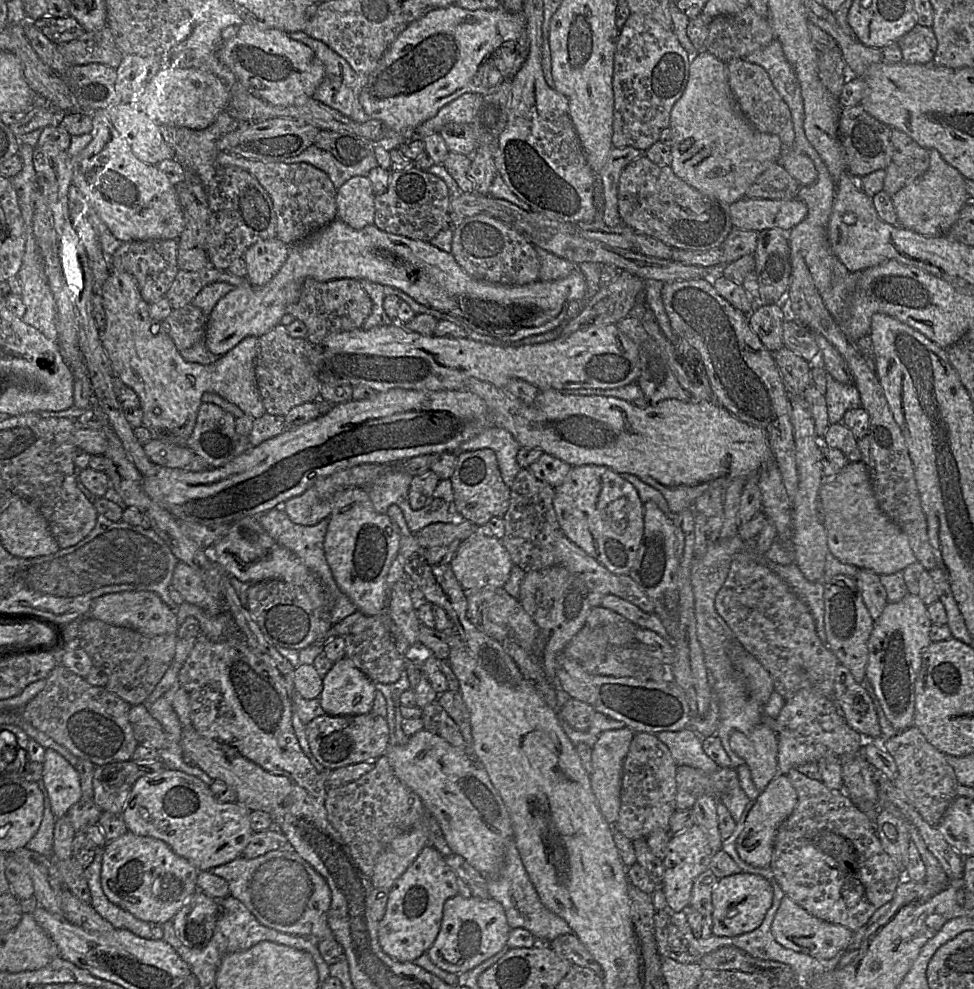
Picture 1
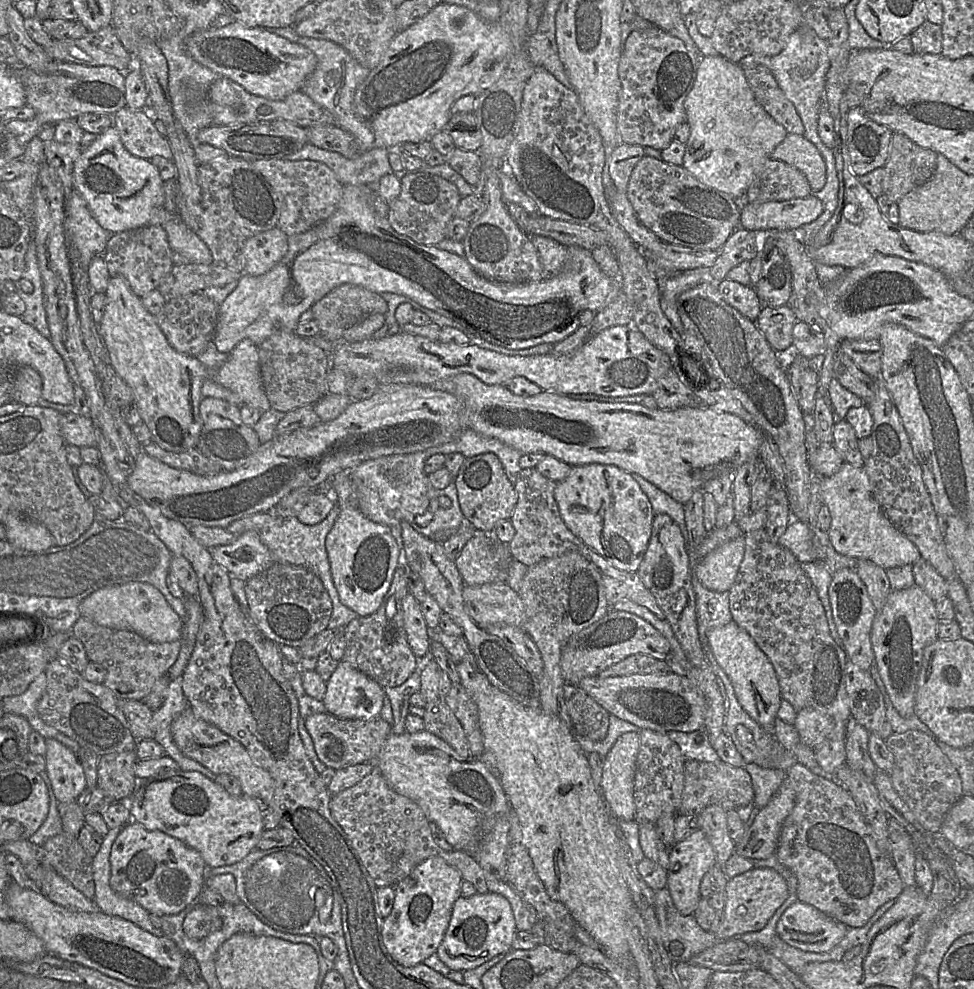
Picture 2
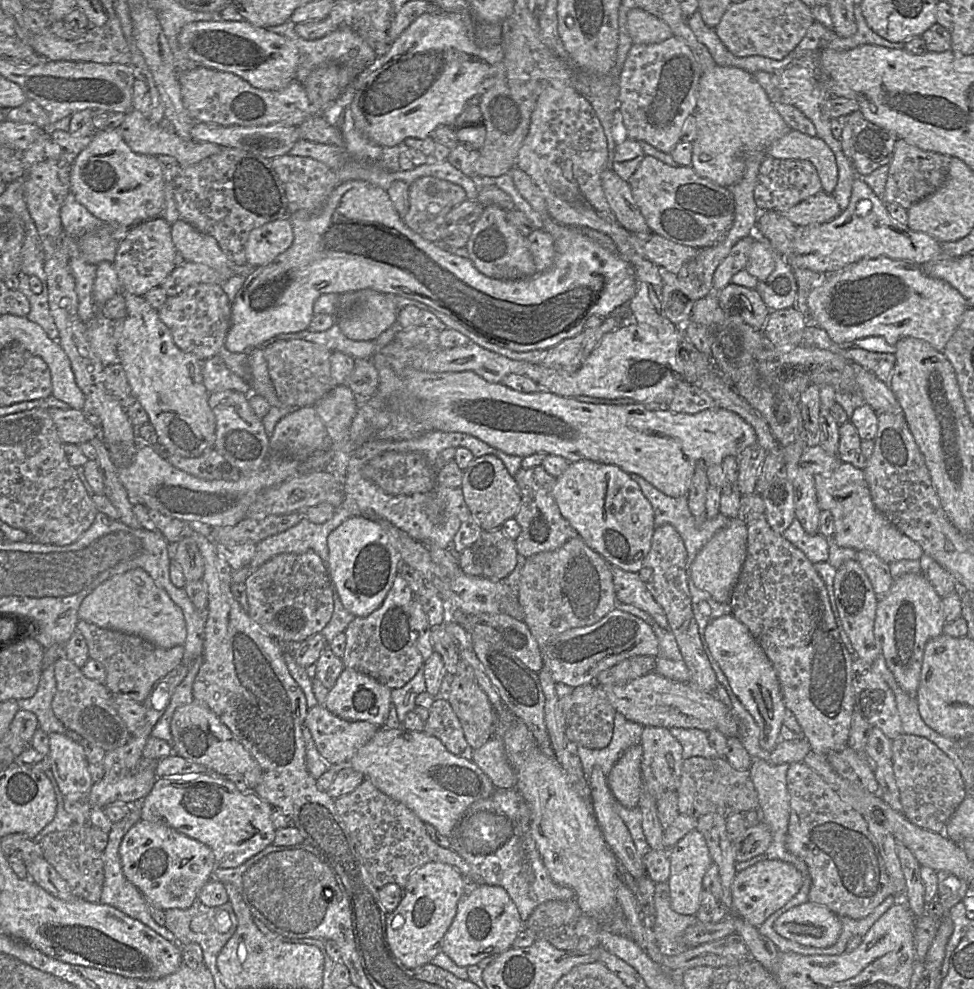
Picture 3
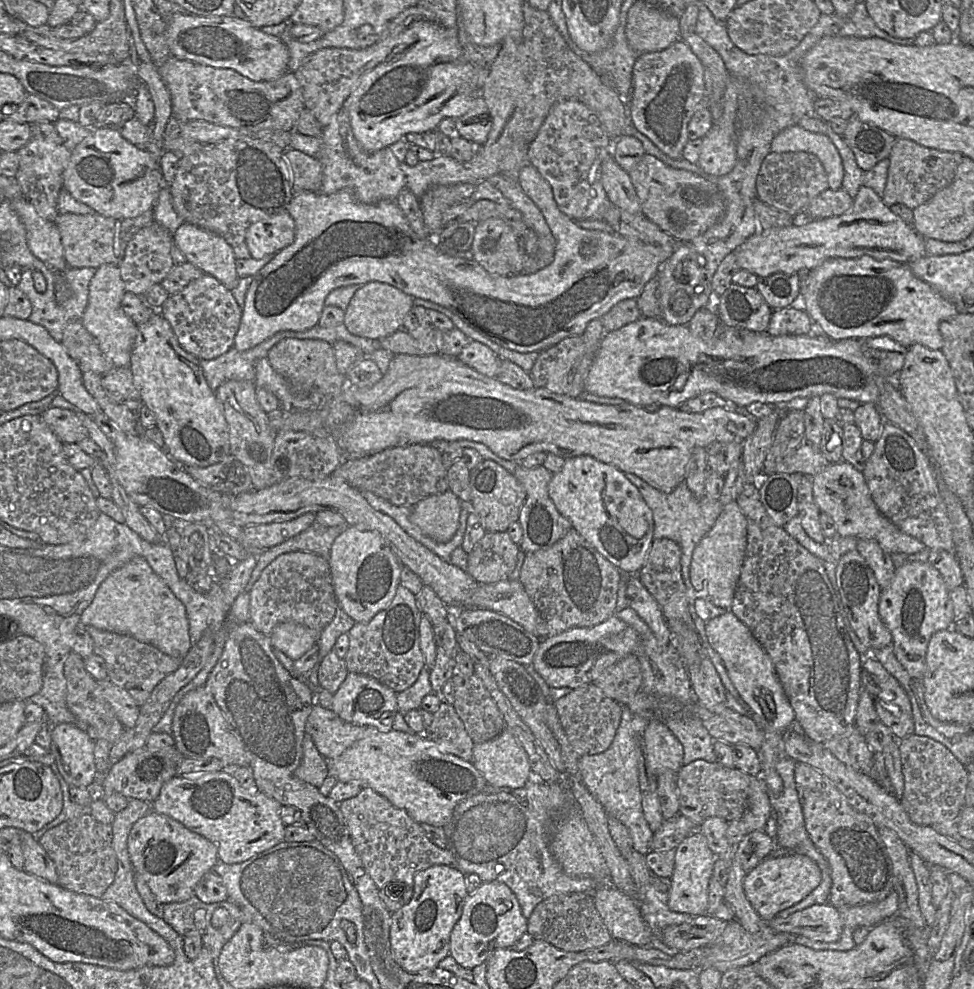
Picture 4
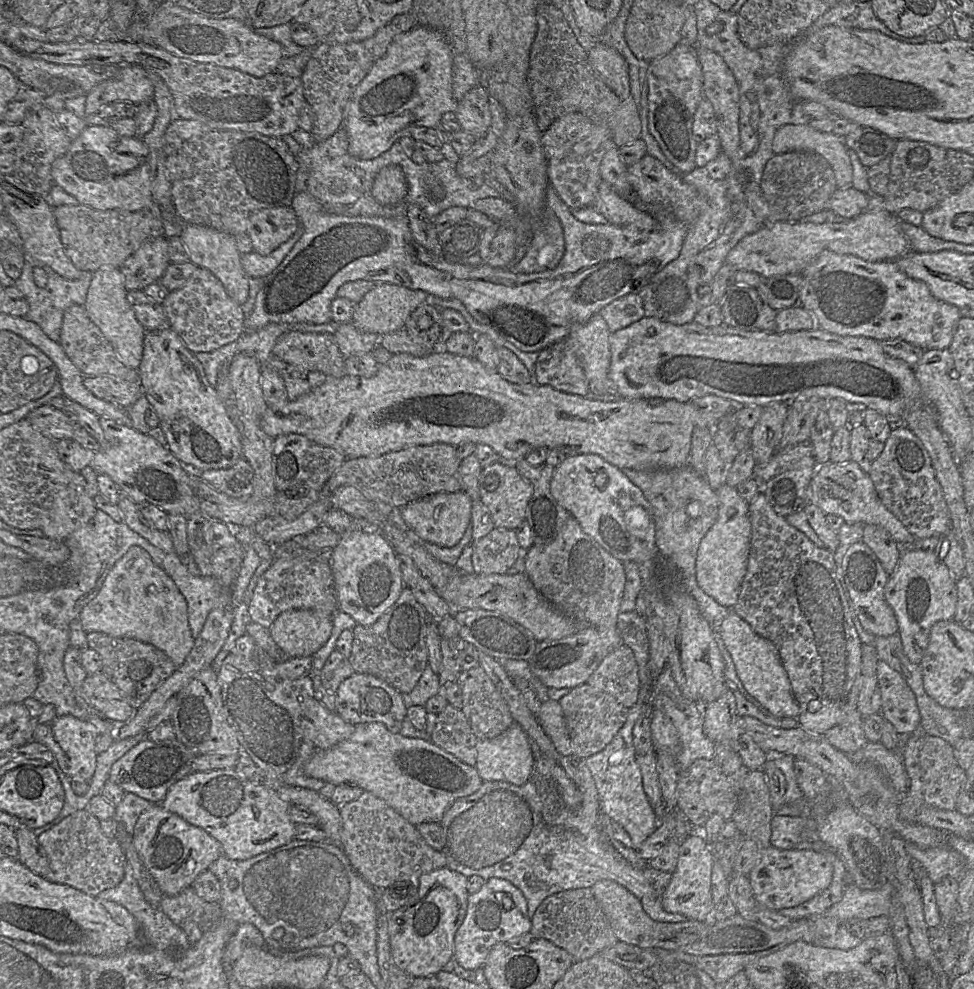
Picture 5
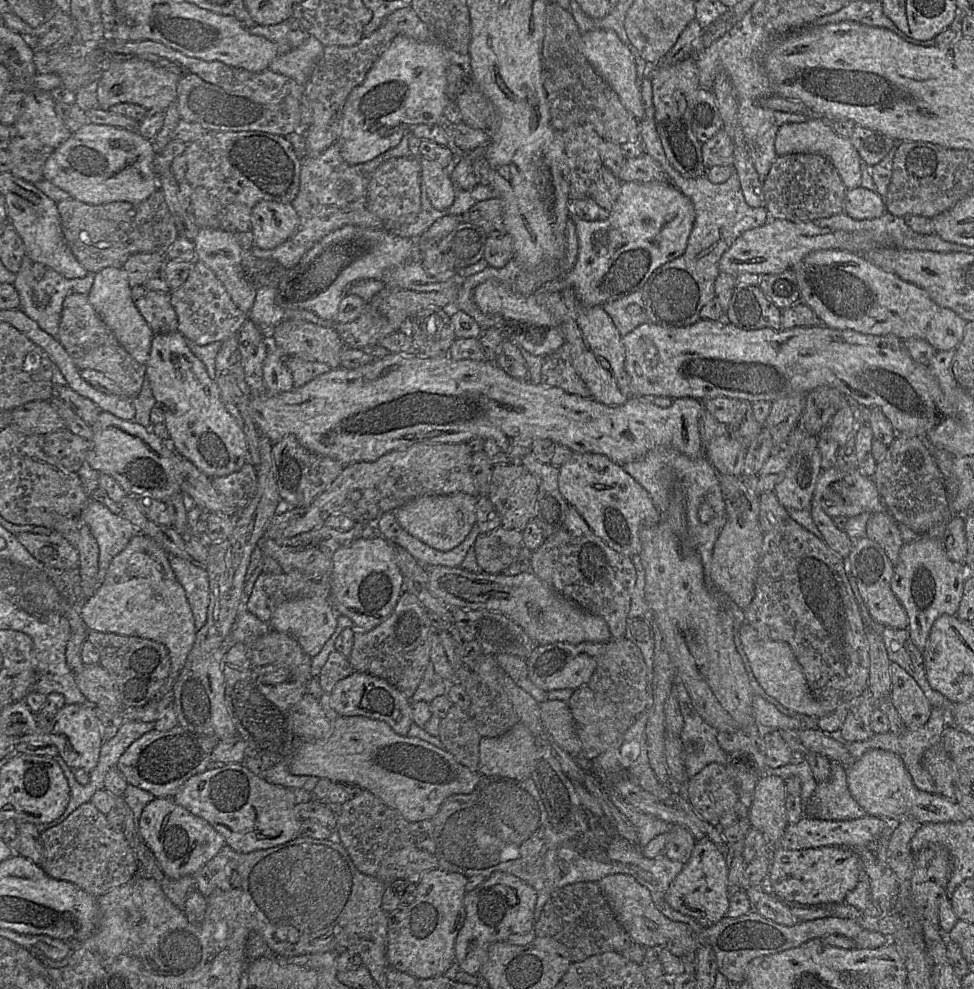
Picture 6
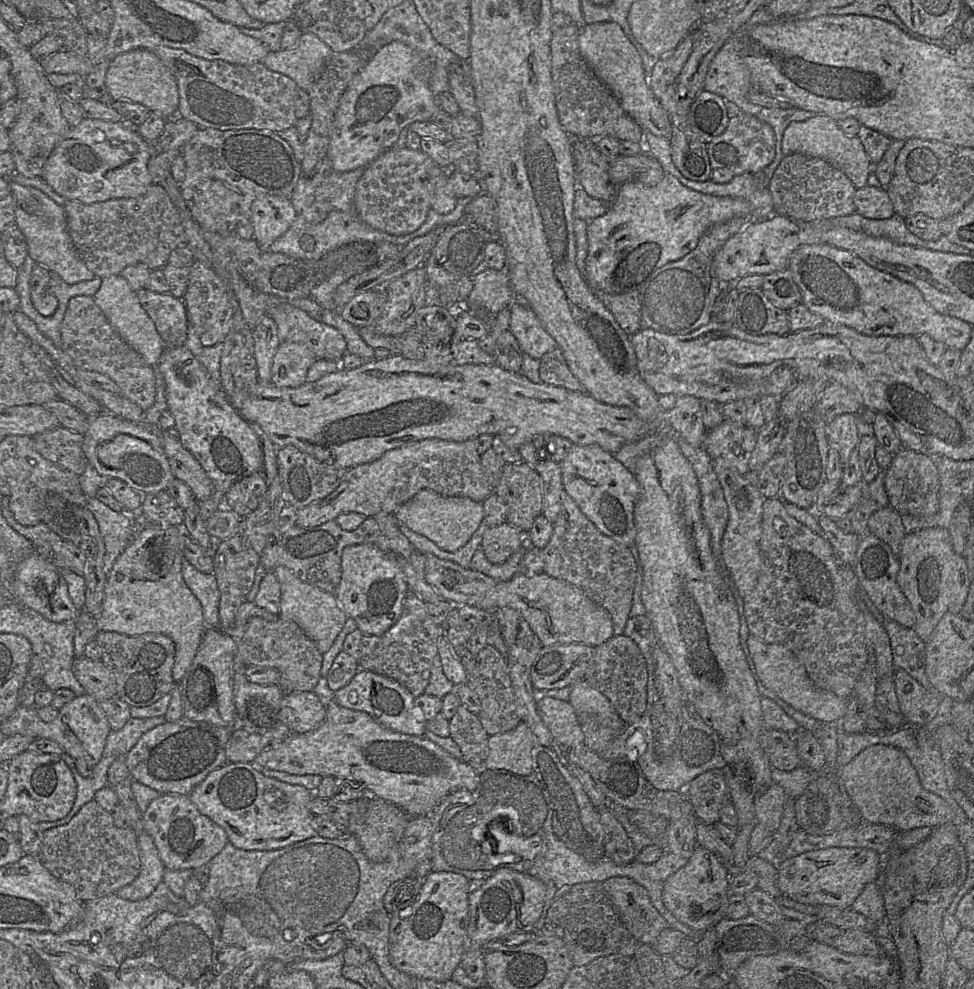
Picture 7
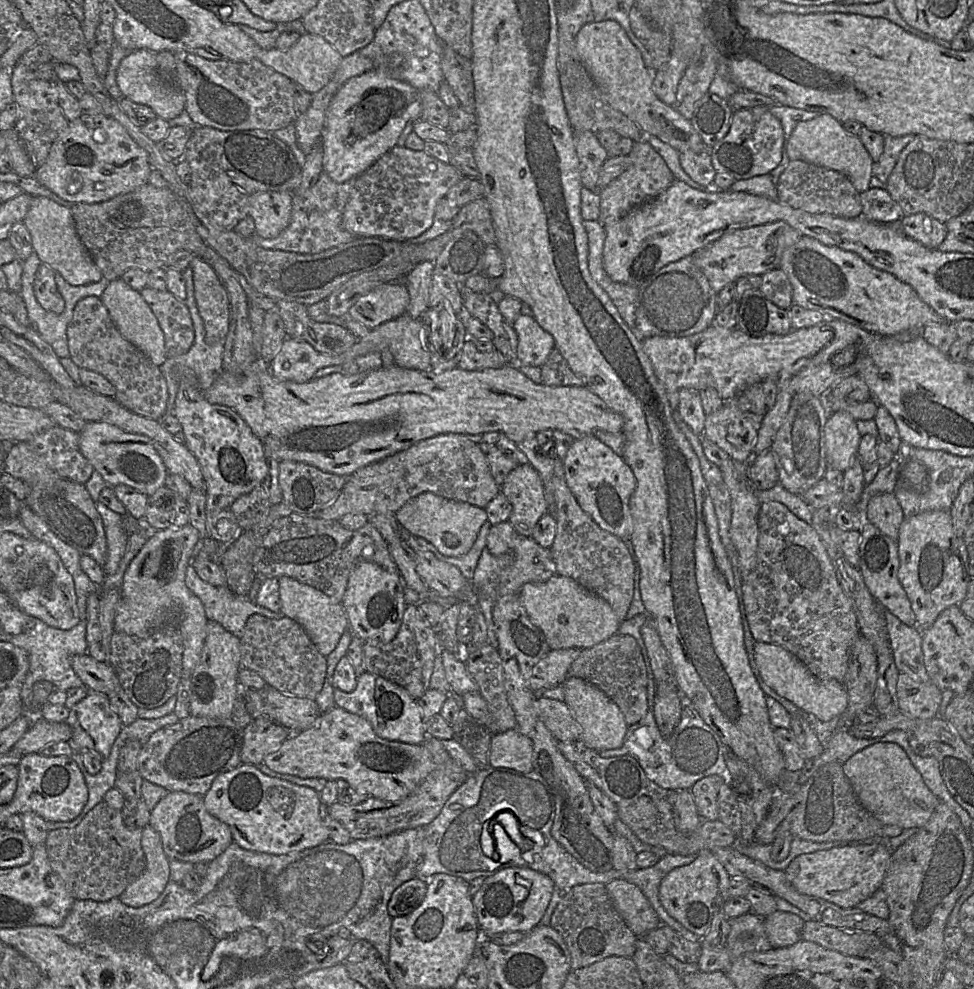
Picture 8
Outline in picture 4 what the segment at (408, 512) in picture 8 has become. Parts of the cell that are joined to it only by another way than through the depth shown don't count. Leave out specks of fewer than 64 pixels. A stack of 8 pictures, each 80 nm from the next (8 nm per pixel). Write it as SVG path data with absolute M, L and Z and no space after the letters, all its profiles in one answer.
M451 491L431 495L412 507L411 521L436 542L450 541L459 527L461 500Z

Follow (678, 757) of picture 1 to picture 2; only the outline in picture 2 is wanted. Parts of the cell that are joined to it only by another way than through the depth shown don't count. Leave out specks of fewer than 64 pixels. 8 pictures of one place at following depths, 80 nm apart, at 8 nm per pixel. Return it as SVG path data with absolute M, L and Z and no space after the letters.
M706 729L693 732L671 731L667 735L679 746L685 761L715 762L719 760L716 751L710 743Z

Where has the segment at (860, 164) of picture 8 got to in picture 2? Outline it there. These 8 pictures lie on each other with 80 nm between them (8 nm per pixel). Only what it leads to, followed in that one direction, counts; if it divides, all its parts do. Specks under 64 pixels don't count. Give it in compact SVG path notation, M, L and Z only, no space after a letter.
M788 134L773 150L770 159L782 161L804 174L812 191L826 183L825 162L816 146L803 135Z

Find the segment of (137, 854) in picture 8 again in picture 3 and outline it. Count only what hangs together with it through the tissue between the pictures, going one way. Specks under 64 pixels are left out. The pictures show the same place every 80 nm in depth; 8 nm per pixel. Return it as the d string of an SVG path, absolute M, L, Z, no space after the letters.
M73 822L66 830L55 831L46 835L39 845L43 857L67 882L77 898L98 903L104 883L104 861L103 852L97 851L92 845L90 827L90 824L82 825Z

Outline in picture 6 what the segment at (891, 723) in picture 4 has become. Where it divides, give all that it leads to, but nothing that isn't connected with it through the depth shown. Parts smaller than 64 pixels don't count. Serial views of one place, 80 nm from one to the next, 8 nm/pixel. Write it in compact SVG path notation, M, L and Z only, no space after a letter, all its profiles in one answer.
M891 663L889 697L906 729L917 730L928 721L933 707L917 682L903 668Z

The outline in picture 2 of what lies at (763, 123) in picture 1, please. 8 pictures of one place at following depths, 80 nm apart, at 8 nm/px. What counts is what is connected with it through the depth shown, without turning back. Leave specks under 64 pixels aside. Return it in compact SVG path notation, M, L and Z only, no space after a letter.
M764 66L744 68L755 100L788 134L804 134L804 126L793 104L786 99L771 72Z

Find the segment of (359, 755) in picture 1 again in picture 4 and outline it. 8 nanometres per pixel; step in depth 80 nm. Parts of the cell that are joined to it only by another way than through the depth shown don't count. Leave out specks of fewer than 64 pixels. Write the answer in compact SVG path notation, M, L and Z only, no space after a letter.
M318 703L313 704L305 727L316 748L327 760L339 757L363 737L366 728L344 721L334 711Z

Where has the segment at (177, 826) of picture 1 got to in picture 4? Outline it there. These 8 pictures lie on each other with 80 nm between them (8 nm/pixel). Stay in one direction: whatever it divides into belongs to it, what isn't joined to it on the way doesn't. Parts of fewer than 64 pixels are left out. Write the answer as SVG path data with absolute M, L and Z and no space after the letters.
M196 772L176 775L161 788L156 800L151 803L151 811L171 817L187 829L216 844L218 860L226 864L237 864L284 841L285 825L280 817L282 805L258 791L244 788L228 772Z

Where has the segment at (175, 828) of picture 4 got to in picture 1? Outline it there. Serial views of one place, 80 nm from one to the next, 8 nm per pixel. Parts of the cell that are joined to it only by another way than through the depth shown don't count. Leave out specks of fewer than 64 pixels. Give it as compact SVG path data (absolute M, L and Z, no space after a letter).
M127 831L105 845L100 878L102 890L113 904L140 920L163 924L198 890L198 873L192 863L175 854L164 841Z

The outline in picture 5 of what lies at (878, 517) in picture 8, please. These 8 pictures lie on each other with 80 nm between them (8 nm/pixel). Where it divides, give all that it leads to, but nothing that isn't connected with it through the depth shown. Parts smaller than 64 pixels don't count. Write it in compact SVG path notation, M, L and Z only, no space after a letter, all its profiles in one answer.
M867 524L862 540L875 553L886 573L892 575L898 565L900 554L898 543L889 532L878 525Z

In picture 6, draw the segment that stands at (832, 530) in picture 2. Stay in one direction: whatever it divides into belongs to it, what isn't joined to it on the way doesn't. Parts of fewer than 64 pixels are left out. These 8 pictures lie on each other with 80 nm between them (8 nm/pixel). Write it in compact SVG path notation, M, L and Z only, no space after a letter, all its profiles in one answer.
M837 467L823 470L816 483L812 504L818 504L832 518L850 518L864 512L873 514L887 510L873 480L863 475L858 468L848 472L841 472Z

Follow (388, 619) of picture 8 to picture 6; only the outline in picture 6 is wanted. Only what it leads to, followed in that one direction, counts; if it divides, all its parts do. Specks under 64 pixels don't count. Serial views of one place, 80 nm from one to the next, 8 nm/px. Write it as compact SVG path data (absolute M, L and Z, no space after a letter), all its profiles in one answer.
M379 535L361 537L344 544L333 555L330 600L336 612L349 617L359 631L370 631L382 623L405 590L392 546Z

